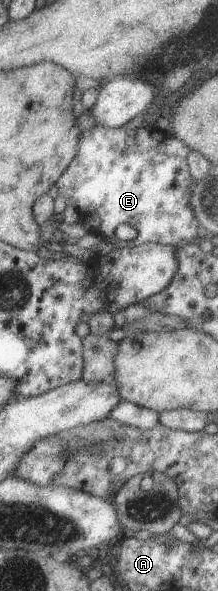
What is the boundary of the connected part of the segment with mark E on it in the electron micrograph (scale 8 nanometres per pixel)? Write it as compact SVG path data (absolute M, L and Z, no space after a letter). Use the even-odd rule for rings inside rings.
M93 126L87 130L80 131L80 135L78 135L78 145L76 145L76 155L74 155L68 167L66 167L56 181L58 187L57 193L66 199L66 205L72 205L72 207L74 207L78 213L79 222L83 223L89 232L97 234L103 238L104 241L115 245L117 248L138 247L138 245L148 242L166 244L173 248L190 245L191 243L196 244L198 241L196 229L198 229L199 225L190 207L191 187L188 189L190 177L188 177L188 167L186 167L186 153L188 153L188 149L186 149L186 145L184 145L182 141L178 141L178 139L174 139L174 137L168 137L168 135L164 135L162 131L156 128L147 126L145 128L134 129L125 129L124 127L104 129L104 127ZM120 223L126 223L135 229L137 233L136 237L125 241L116 239L114 237L114 229L116 229Z

